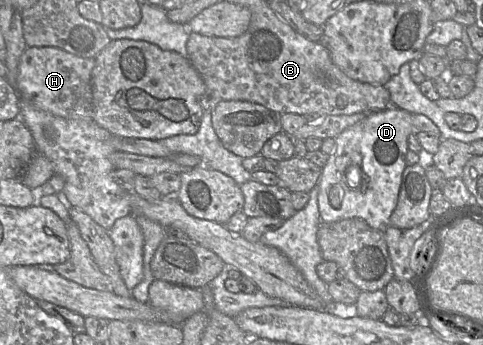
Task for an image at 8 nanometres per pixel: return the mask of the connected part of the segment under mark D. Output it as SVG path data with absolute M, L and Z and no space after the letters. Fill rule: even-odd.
M392 104L385 110L367 115L335 138L335 150L328 156L318 182L321 222L361 218L374 229L385 231L390 226L389 219L398 202L402 174L406 167L408 137L415 134L411 115ZM351 165L361 168L361 185L356 189L349 188L346 183L345 171Z

